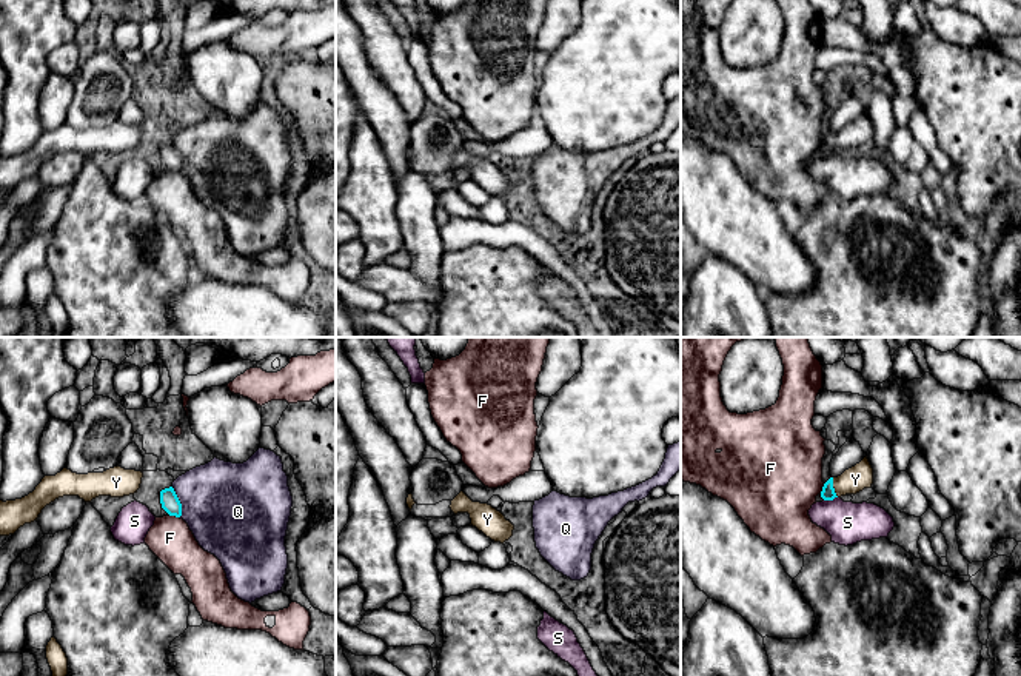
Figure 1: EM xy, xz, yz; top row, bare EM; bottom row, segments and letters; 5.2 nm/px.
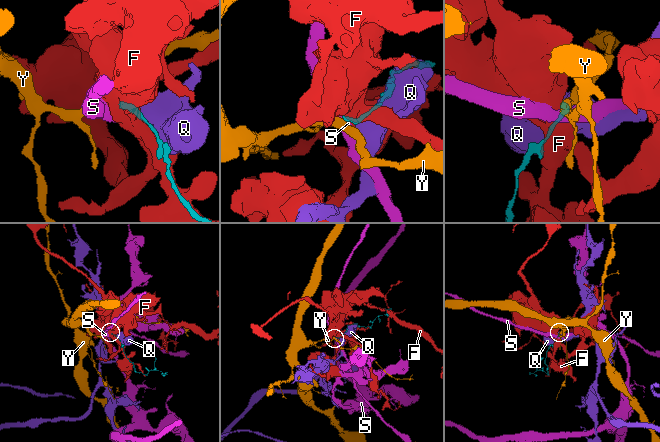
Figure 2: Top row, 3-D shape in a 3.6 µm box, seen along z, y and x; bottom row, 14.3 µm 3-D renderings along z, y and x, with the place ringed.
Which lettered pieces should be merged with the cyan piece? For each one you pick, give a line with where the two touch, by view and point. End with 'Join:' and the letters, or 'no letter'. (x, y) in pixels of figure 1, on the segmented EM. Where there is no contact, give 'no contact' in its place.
Y: yz (832, 487)
Join: Y

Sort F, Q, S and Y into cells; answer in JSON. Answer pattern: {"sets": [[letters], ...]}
{"sets": [["F"], ["Q"], ["S"], ["Y"]]}

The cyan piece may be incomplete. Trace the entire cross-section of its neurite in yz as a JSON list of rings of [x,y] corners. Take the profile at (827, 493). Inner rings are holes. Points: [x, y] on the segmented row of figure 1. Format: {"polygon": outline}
{"polygon": [[[867,456],[838,477],[830,477],[821,491],[824,500],[833,500],[845,494],[856,494],[873,484],[873,468]]]}

